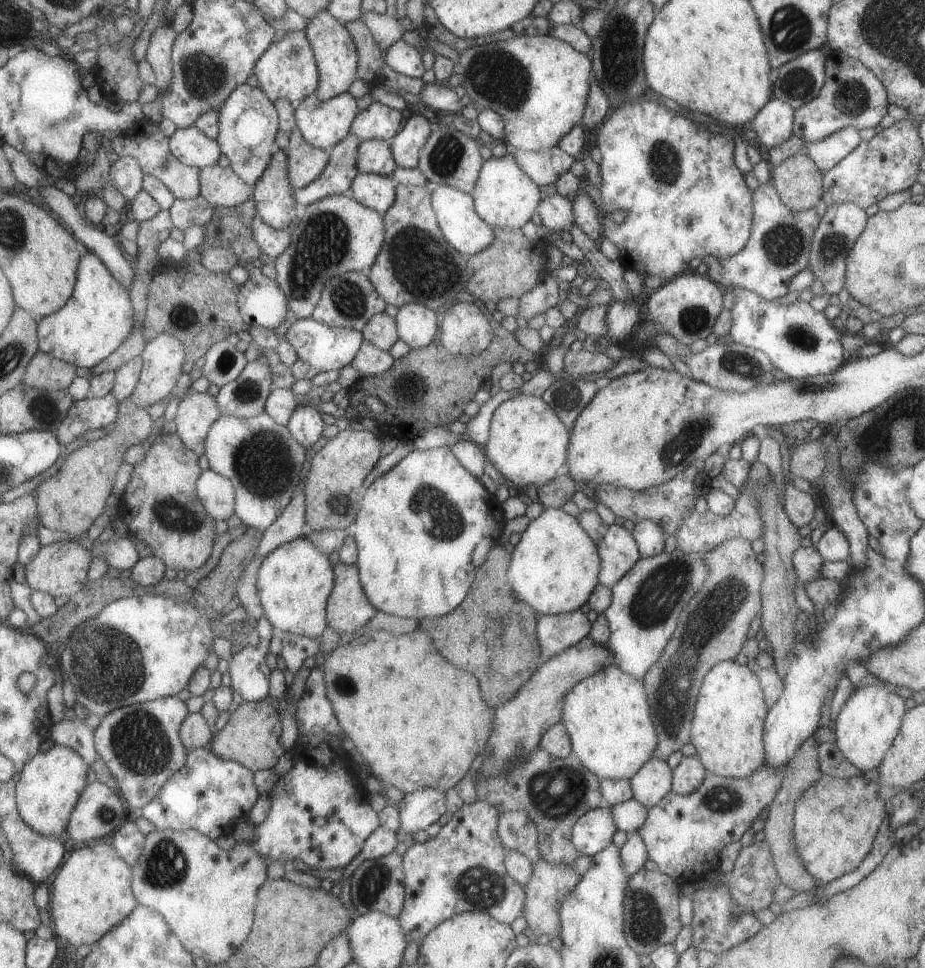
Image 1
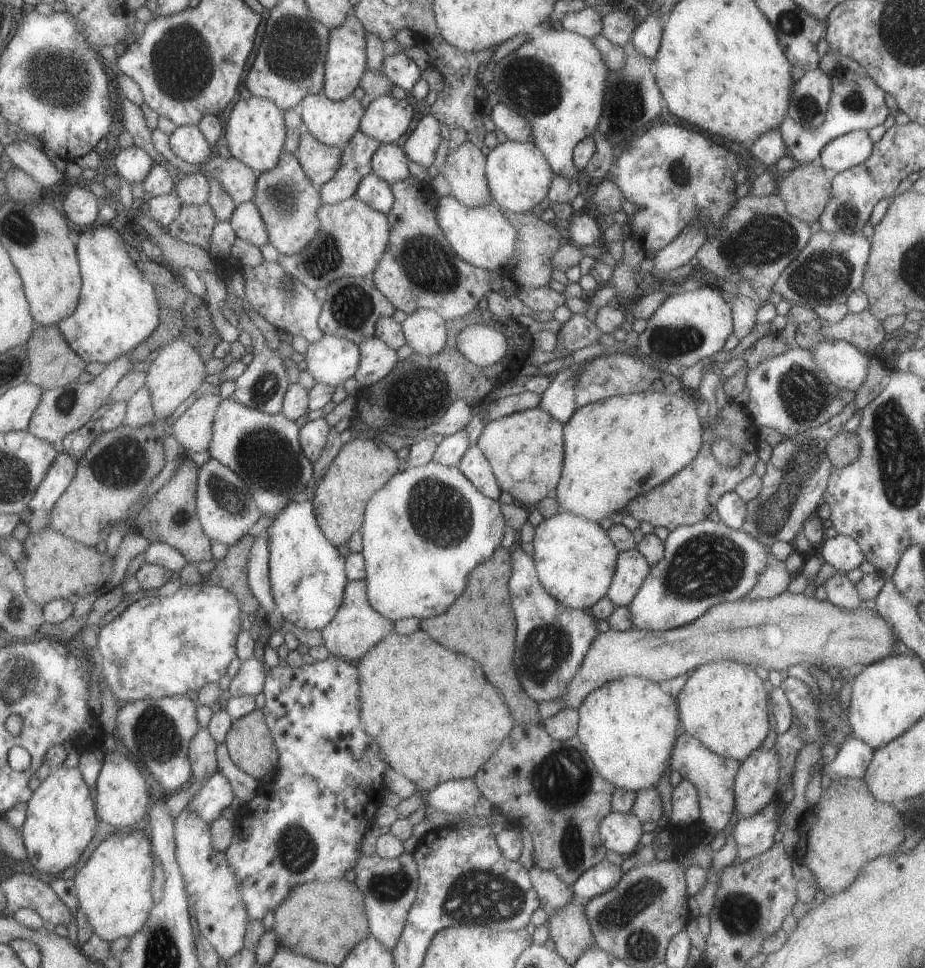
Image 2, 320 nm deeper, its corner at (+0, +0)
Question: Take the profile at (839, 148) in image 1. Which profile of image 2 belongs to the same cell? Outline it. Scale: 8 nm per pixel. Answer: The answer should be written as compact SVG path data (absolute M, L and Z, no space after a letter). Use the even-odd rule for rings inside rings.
M857 129L830 140L820 150L816 163L836 173L861 164L872 153L872 143L865 129Z

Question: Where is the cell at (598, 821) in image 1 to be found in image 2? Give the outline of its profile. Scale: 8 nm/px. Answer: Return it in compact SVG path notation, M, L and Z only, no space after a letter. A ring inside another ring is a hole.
M611 811L599 823L598 833L602 845L622 857L628 857L639 846L639 837L643 834L642 822L631 812Z

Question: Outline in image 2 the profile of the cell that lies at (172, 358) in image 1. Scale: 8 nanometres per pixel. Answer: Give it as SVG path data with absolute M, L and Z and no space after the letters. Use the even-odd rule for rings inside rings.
M183 339L162 348L159 356L152 362L148 369L147 386L150 388L154 411L159 419L167 419L191 394L205 389L207 378L206 361L200 351Z

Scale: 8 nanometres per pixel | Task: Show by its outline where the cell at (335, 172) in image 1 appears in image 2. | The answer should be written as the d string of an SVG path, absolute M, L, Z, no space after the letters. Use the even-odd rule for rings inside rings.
M359 130L353 134L341 148L343 157L340 168L332 179L319 187L320 198L325 204L330 205L355 196L358 182L372 172L370 160L379 145L380 142Z

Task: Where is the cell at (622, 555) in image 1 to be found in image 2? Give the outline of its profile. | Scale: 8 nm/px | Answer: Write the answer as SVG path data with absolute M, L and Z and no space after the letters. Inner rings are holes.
M636 548L618 552L616 567L606 597L616 607L627 607L645 580L649 569L649 563Z

